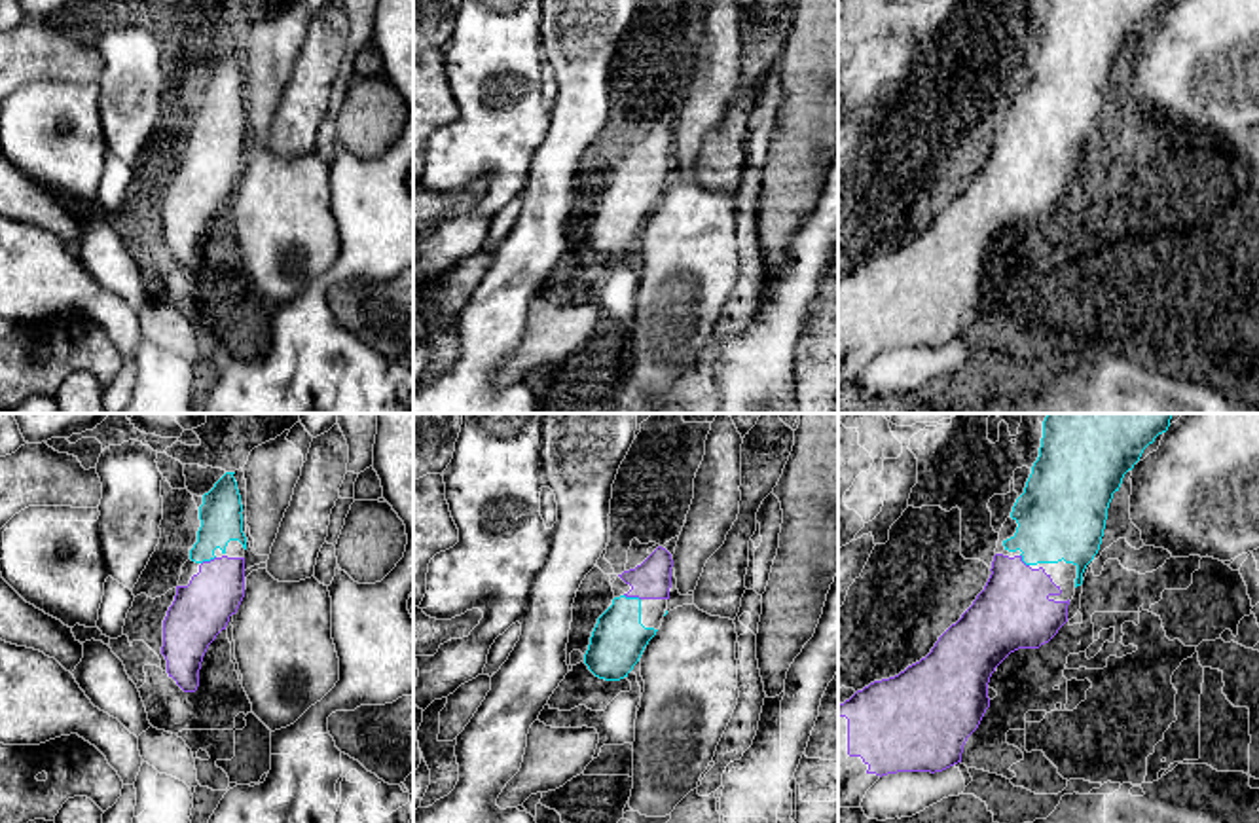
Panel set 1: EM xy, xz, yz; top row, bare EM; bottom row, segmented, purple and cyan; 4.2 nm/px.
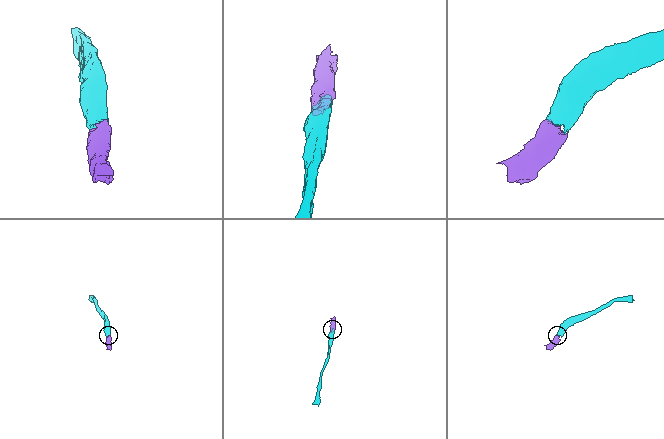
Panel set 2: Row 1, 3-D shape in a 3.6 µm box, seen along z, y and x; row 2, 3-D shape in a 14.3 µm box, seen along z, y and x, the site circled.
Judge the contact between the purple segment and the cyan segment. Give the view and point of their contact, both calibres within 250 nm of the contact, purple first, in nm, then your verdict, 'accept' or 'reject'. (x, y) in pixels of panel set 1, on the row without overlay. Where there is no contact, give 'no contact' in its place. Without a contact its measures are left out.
meets purple in xz at (632, 171); 160 nm thick on the purple side, 220 nm on the other; accept

